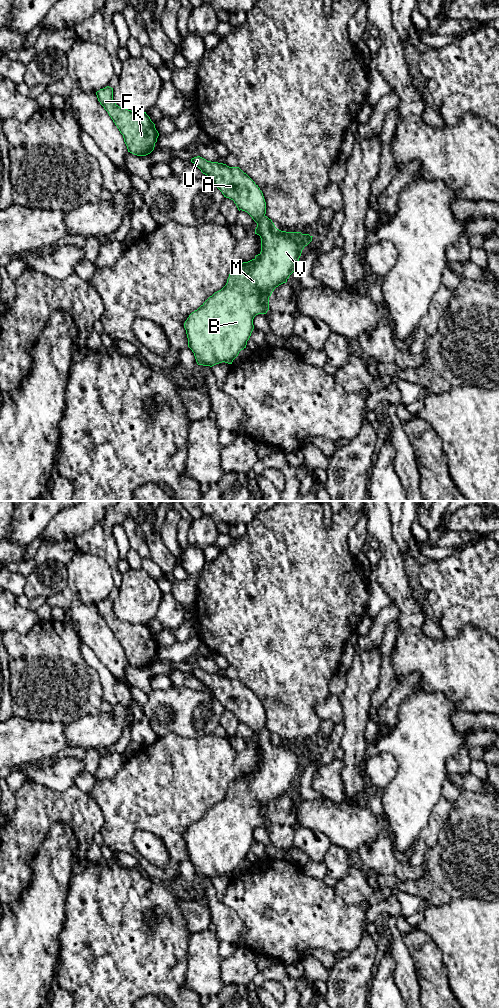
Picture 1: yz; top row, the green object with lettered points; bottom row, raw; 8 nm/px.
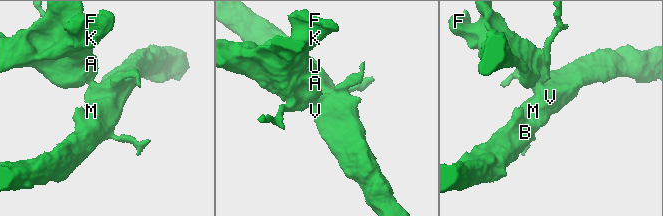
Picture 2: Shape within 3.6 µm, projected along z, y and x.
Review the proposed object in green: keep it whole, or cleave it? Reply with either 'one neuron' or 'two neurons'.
two neurons

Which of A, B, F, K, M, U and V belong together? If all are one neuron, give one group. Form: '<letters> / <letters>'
A F K U / B M V

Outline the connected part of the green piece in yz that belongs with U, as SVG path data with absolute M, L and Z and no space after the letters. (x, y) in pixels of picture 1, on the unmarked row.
M197 668L191 671L203 686L222 704L234 713L238 722L247 724L257 735L266 726L266 714L262 703L239 679L207 673Z

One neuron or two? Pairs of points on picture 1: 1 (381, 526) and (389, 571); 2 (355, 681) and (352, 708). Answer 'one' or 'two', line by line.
1: one
2: one

